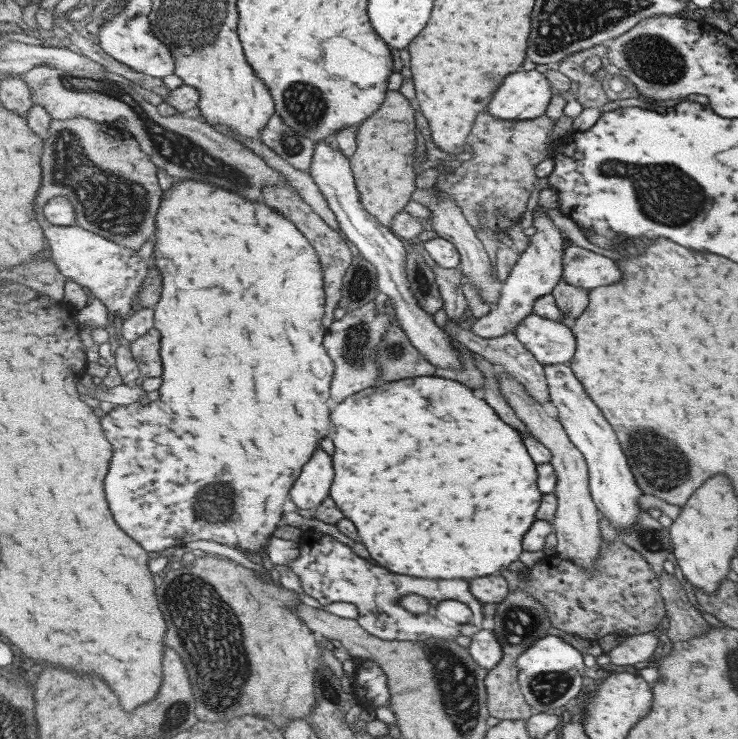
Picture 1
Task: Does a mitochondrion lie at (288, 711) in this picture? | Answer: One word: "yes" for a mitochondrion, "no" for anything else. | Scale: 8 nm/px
no

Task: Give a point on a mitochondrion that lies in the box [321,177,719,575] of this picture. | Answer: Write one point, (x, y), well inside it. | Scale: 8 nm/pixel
(659, 466)

